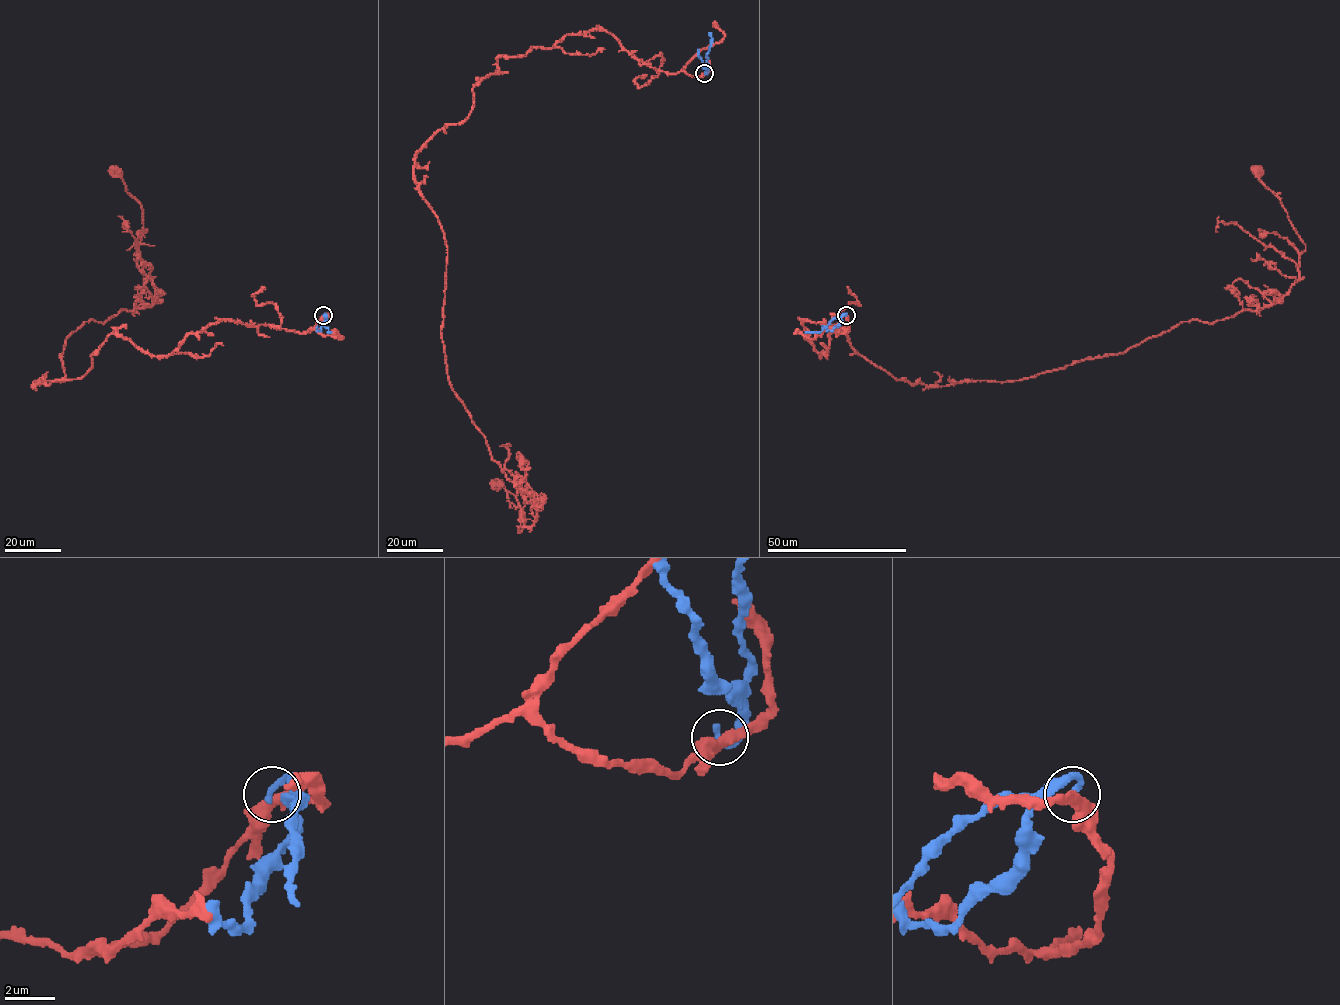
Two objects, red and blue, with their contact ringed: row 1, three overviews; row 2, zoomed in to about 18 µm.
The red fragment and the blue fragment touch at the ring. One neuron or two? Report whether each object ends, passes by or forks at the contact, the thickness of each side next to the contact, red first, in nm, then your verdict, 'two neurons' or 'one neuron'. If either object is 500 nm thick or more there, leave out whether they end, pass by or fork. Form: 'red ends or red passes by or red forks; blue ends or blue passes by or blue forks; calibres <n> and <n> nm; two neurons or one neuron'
red passes by; blue ends; calibres 440 and 320 nm; two neurons

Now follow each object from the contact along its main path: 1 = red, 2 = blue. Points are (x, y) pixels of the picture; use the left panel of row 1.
1: (323, 315), (167, 355), (115, 329), (32, 386), (153, 304), (115, 170)
2: (323, 315), (326, 315), (328, 332)

